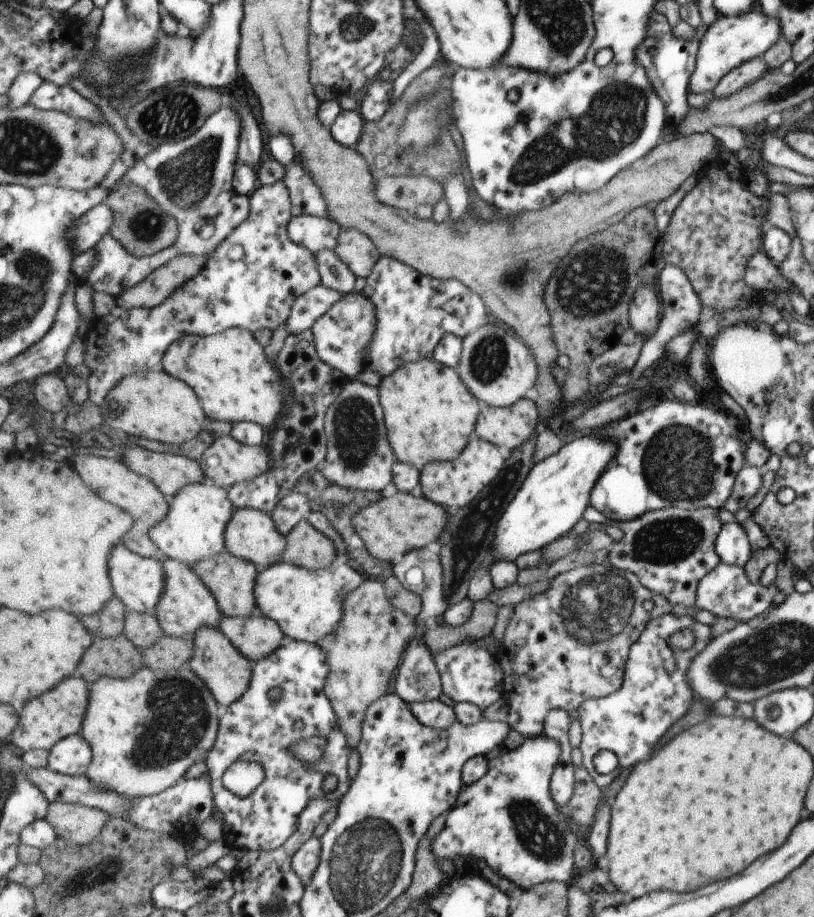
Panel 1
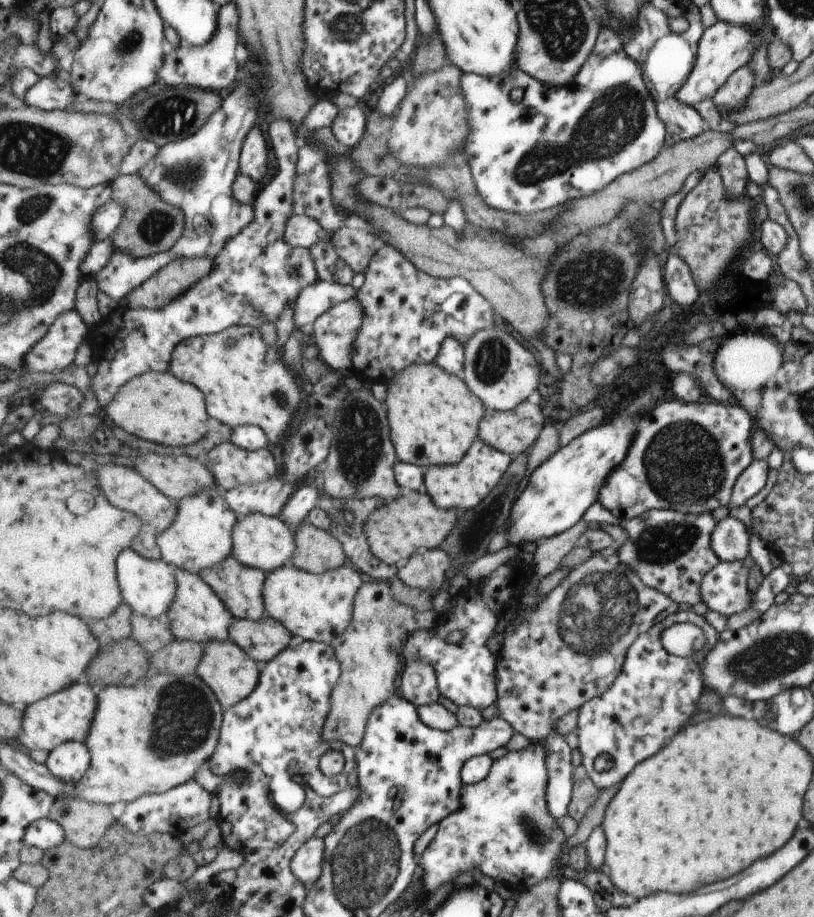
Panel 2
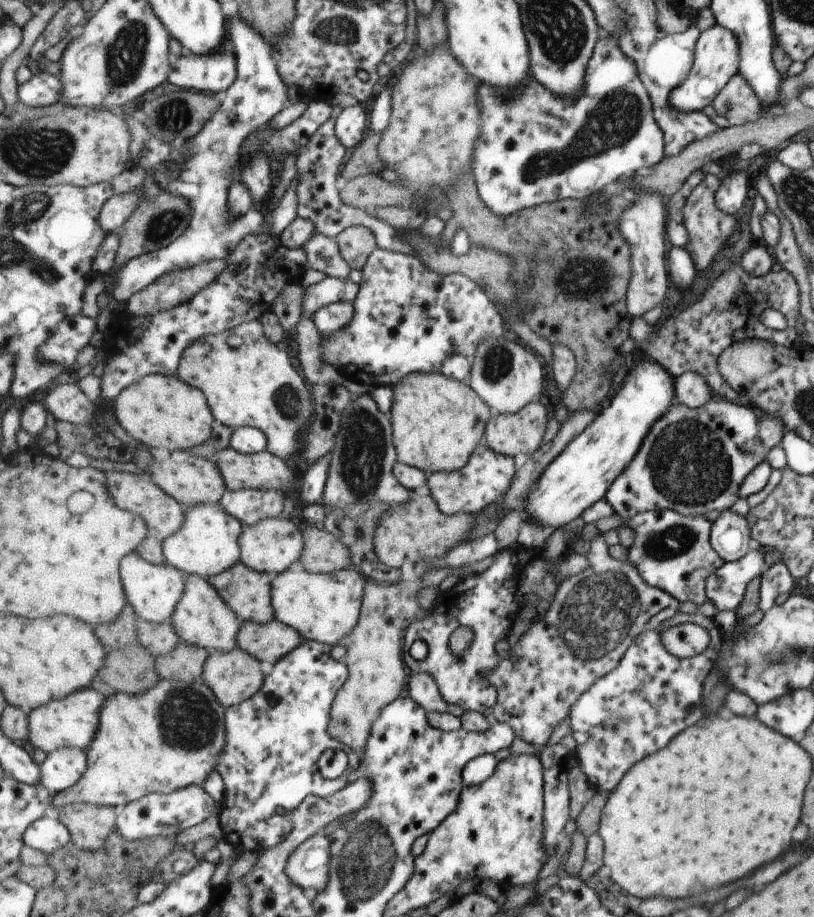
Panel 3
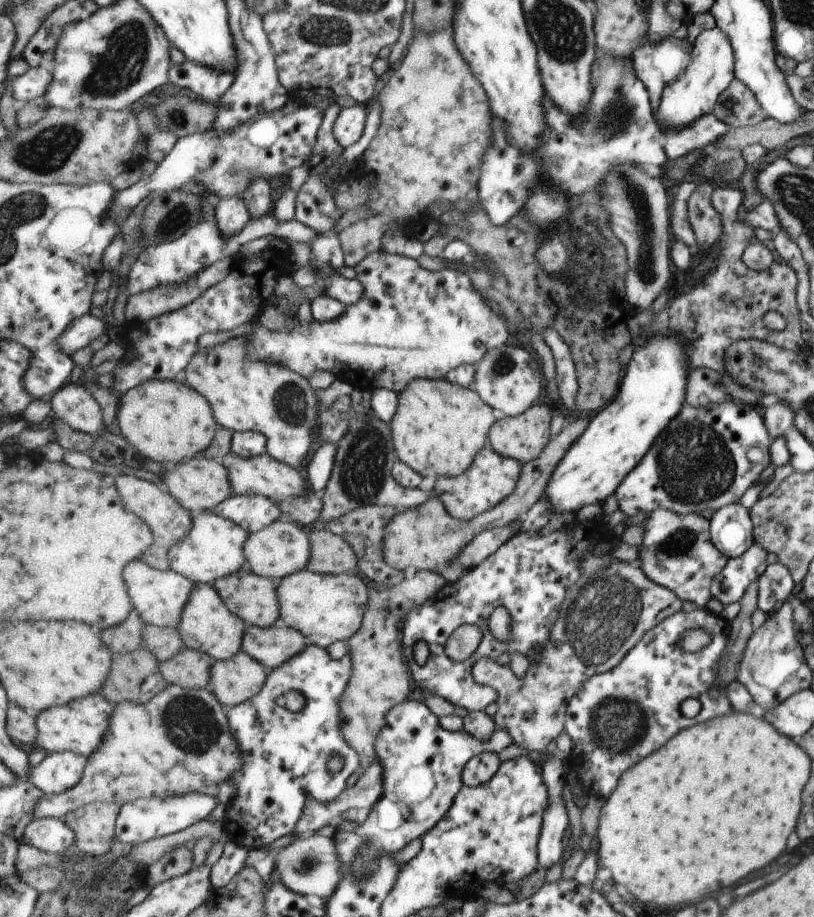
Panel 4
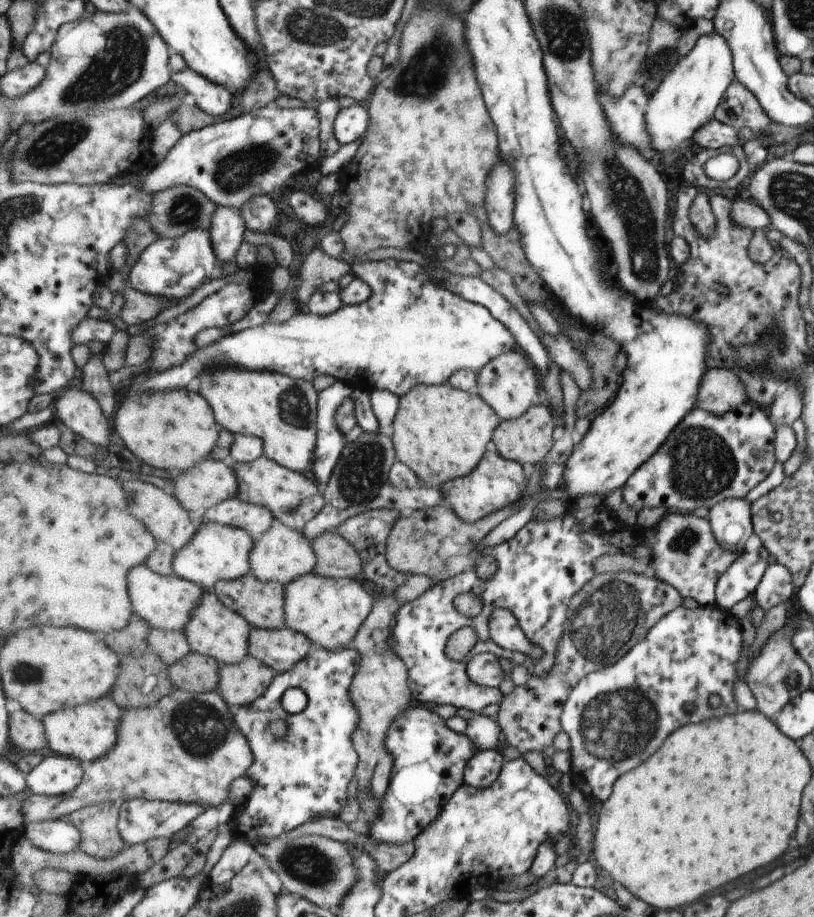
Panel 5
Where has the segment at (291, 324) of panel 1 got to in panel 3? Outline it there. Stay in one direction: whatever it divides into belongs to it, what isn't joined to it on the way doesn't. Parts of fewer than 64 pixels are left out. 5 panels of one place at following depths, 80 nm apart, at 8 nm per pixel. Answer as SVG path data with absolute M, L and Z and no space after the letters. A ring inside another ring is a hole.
M325 277L322 281L305 288L302 318L313 319L319 310L338 302L354 302L360 291L360 284L349 279Z

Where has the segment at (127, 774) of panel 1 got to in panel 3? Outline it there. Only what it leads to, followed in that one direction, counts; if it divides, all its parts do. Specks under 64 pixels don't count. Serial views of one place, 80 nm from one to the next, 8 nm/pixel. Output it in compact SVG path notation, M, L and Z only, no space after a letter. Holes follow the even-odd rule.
M161 678L146 693L130 695L117 691L104 697L98 734L87 750L89 766L86 773L70 789L53 795L52 814L61 807L79 803L127 806L153 793L169 794L189 785L201 786L211 772L218 770L218 758L226 746L226 707L204 680L188 683Z

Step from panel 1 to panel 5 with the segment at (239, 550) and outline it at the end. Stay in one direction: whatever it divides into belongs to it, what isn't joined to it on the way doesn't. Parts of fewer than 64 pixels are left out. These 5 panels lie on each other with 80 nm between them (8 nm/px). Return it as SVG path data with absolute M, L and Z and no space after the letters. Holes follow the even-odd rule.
M279 519L267 530L259 540L254 541L254 548L250 554L252 573L263 582L277 581L287 586L296 578L315 572L318 564L318 556L315 552L313 542L309 540L302 531L288 527Z

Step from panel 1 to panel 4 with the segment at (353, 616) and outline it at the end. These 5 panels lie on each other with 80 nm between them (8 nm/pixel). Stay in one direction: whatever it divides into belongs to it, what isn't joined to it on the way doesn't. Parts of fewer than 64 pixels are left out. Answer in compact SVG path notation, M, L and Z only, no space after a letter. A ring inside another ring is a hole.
M416 571L411 579L392 587L369 588L370 600L361 628L347 641L352 658L352 677L340 702L340 730L345 740L358 752L361 771L374 764L378 758L374 740L386 723L387 713L394 706L412 698L411 673L403 660L404 646L401 626L413 609L423 606L438 594L447 581L440 572Z

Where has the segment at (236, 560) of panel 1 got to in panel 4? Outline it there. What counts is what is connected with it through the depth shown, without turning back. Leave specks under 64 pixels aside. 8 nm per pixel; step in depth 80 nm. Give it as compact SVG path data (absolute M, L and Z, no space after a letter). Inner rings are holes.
M248 568L241 569L238 573L230 574L228 577L218 578L214 587L222 596L230 610L239 615L248 625L259 625L270 627L281 623L281 610L278 602L279 581L274 578L263 577Z

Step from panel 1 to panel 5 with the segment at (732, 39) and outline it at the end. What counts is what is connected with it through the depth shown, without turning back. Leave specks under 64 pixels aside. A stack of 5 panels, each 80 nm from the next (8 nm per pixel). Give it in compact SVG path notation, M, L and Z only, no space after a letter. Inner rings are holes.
M715 30L697 38L693 48L684 57L677 60L676 64L662 78L656 91L649 96L644 112L644 123L646 131L649 133L650 145L658 154L661 165L673 165L681 154L685 154L689 150L689 140L693 141L695 132L710 121L709 118L713 116L715 106L721 100L721 94L734 79L733 55L730 53L729 44Z

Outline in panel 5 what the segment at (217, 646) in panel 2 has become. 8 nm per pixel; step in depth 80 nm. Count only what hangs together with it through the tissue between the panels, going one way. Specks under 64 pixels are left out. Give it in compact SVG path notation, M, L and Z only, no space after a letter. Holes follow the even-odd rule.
M254 656L234 665L221 664L218 692L236 709L250 705L270 688L277 673Z

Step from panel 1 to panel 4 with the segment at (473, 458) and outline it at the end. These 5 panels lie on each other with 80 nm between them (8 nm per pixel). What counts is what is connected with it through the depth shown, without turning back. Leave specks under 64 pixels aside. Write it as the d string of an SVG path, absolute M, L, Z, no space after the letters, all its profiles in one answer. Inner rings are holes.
M493 447L484 448L478 452L473 465L465 473L437 477L433 493L443 501L449 514L458 519L471 520L493 510L502 500L513 494L522 473L522 465L518 459L500 455Z

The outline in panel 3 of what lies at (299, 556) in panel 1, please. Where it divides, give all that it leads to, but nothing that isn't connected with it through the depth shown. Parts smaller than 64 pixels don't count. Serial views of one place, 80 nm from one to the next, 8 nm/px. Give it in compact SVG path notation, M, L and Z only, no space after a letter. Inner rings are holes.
M325 527L305 528L305 553L298 566L312 573L334 573L353 566L350 548Z

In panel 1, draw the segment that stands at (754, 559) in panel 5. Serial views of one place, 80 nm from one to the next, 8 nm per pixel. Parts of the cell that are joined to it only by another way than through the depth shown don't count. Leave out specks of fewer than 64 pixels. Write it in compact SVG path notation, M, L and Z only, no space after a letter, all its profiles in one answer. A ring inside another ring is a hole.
M721 562L697 583L694 606L701 611L710 612L714 617L733 618L733 620L745 622L763 614L771 606L771 600L777 591L774 582L767 587L759 583L752 584L747 579L743 567Z

